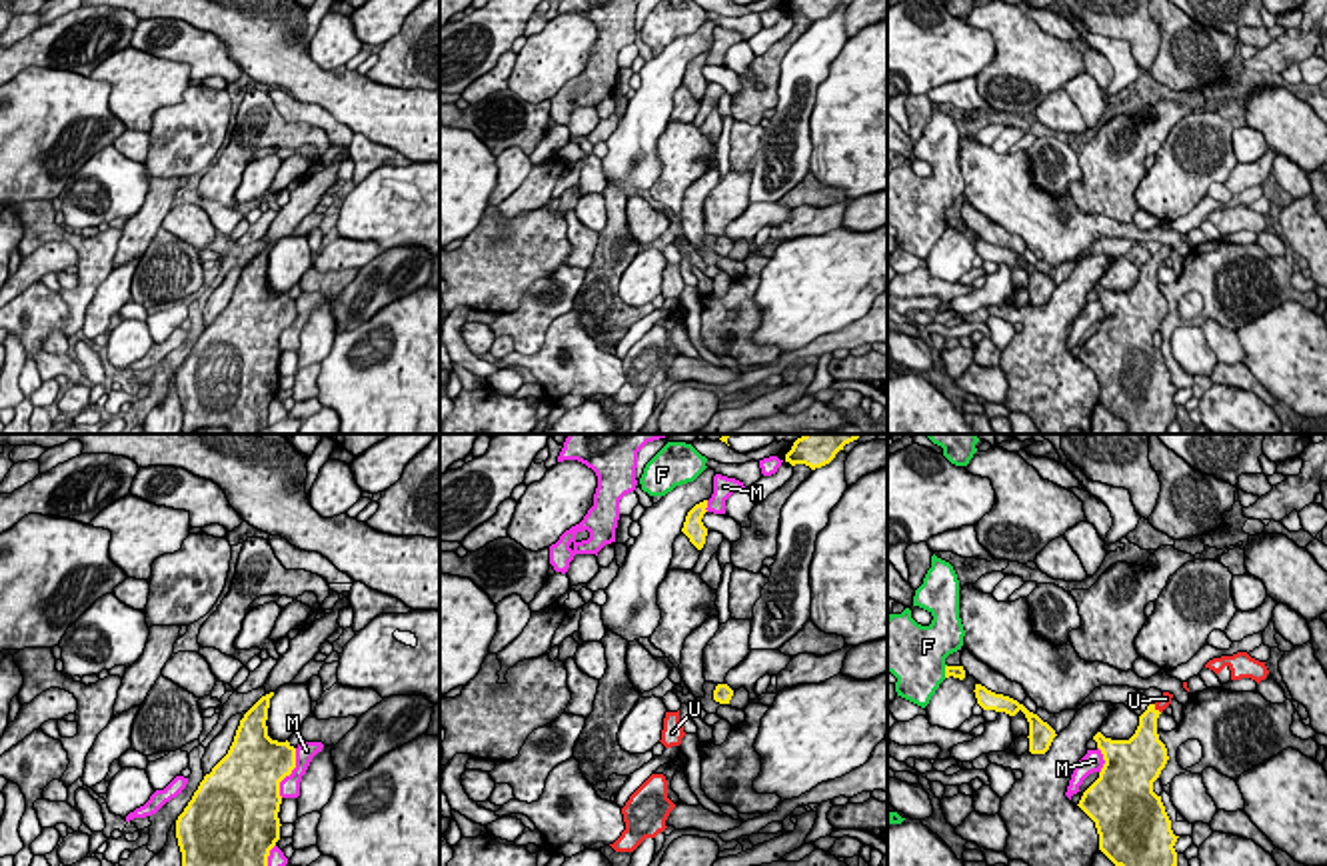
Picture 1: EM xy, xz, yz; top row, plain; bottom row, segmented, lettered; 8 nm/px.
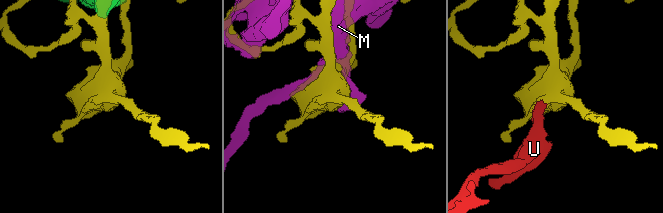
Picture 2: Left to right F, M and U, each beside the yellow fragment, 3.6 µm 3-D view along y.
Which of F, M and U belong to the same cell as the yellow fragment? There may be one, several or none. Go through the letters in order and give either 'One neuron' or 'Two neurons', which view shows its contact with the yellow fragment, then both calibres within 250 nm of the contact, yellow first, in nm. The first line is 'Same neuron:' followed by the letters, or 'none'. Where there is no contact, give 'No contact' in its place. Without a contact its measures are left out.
Same neuron: U
F: Two neurons. Touches yellow in yz. Thickness 100 nm (yellow) against 440 nm
M: Two neurons. Touches yellow in xy. Thickness 440 nm (yellow) against 160 nm
U: One neuron. Touches yellow in yz. Thickness 220 nm (yellow) against 90 nm

